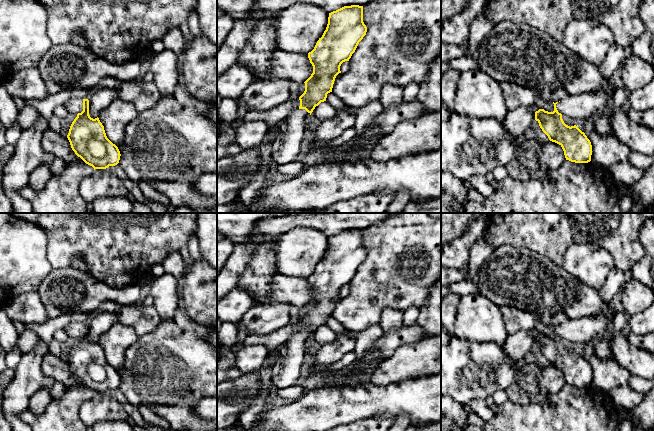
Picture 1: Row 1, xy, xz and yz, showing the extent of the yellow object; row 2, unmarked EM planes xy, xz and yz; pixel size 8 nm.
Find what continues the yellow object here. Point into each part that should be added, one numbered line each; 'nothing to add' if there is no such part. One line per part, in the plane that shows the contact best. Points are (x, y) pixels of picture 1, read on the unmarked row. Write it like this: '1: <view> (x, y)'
1: xy (74, 330)

